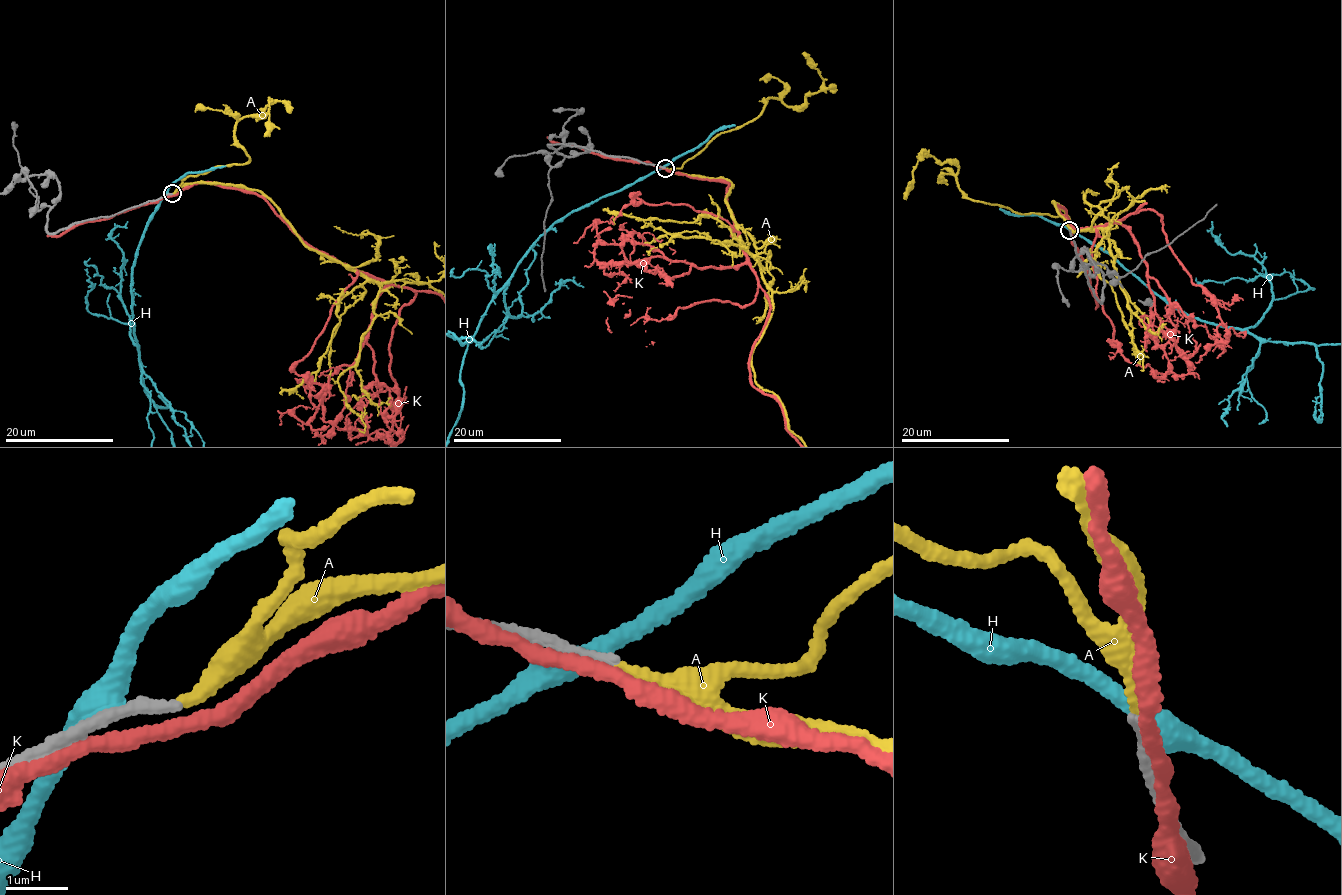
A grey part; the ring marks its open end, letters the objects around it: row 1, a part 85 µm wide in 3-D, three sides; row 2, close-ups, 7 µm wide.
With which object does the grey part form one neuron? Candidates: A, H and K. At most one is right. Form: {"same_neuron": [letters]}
{"same_neuron": ["A"]}

